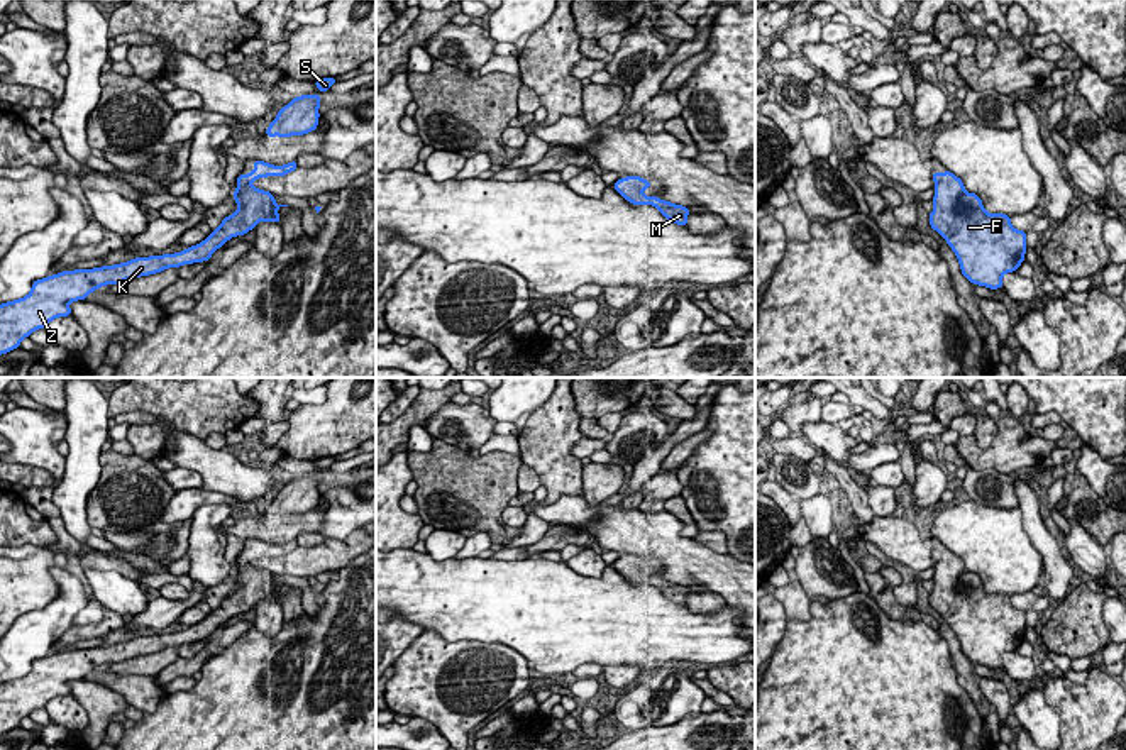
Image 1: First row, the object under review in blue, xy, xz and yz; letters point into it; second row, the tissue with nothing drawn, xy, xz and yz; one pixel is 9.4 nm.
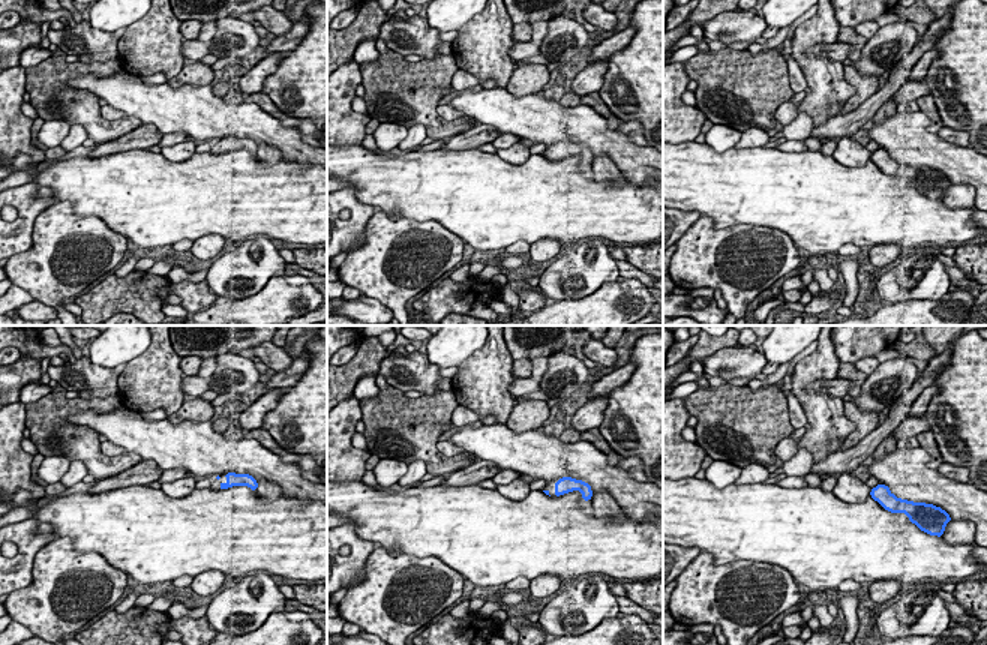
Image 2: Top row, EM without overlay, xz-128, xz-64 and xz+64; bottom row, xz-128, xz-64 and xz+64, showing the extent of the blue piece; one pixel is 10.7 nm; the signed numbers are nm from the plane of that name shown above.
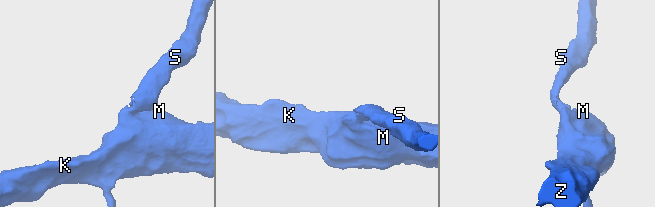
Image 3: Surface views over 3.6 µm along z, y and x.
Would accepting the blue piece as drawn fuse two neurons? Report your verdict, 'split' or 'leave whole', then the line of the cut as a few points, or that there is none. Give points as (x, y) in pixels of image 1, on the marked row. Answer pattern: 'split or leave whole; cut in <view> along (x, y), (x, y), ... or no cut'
leave whole; no cut

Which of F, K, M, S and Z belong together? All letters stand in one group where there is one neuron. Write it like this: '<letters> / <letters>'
F K M S Z

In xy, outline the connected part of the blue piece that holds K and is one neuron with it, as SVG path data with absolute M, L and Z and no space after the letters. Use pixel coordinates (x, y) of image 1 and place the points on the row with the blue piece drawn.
M254 159L254 171L237 178L234 201L239 208L230 217L225 217L205 240L186 251L135 257L115 266L63 271L34 281L27 296L0 305L0 356L17 349L25 337L34 330L46 328L51 320L71 315L69 303L85 300L100 286L156 274L168 267L178 269L183 264L208 261L229 239L247 234L261 220L281 223L278 208L288 205L278 205L274 195L257 190L251 183L259 178L284 176L296 168L296 161L273 166Z

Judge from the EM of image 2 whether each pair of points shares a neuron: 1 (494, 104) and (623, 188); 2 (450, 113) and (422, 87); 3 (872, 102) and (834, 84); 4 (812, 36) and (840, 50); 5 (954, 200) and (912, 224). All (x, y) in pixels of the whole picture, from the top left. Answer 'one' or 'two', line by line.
1: two
2: two
3: two
4: two
5: two

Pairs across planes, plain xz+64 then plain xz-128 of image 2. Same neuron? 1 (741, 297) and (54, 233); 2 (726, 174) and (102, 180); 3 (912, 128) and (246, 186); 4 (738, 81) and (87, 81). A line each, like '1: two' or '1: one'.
1: one
2: one
3: two
4: two

